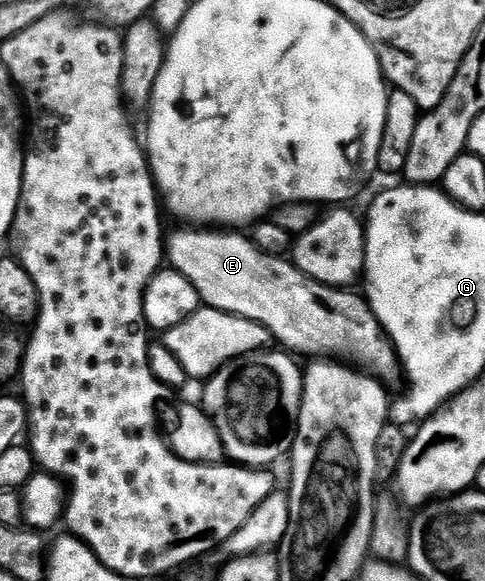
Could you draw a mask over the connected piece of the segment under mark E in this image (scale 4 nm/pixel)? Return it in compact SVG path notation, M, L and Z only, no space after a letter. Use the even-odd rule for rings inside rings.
M180 227L177 233L169 232L166 237L166 257L170 262L171 268L176 269L182 275L186 275L186 279L190 279L190 283L194 283L194 291L198 291L201 302L209 309L221 309L227 313L232 313L236 317L245 317L251 321L256 321L262 327L266 327L271 333L273 338L277 342L281 341L285 350L291 351L293 354L296 353L309 353L309 358L320 359L325 355L339 355L344 359L352 359L348 357L357 357L360 361L365 361L368 365L373 365L377 369L375 372L388 373L392 368L397 368L398 358L395 349L392 347L391 341L388 340L383 327L380 326L380 320L372 314L372 309L368 305L367 300L363 296L360 297L356 291L349 291L344 287L337 287L334 285L323 285L318 283L314 279L307 277L301 269L296 268L292 264L291 260L285 259L284 257L271 257L268 253L263 253L258 246L252 244L251 240L247 236L239 237L239 232L236 231L221 231L216 227Z

